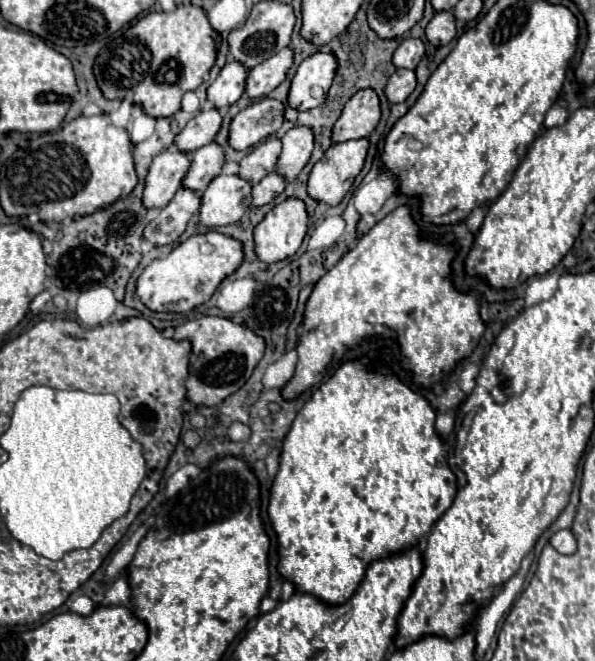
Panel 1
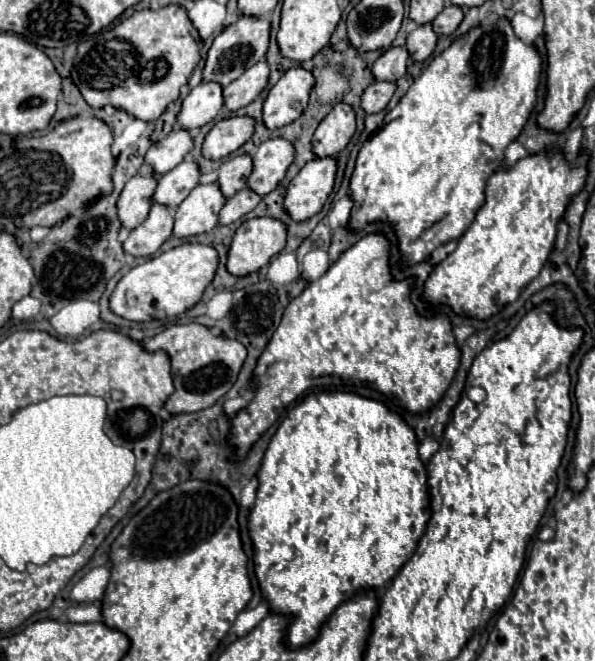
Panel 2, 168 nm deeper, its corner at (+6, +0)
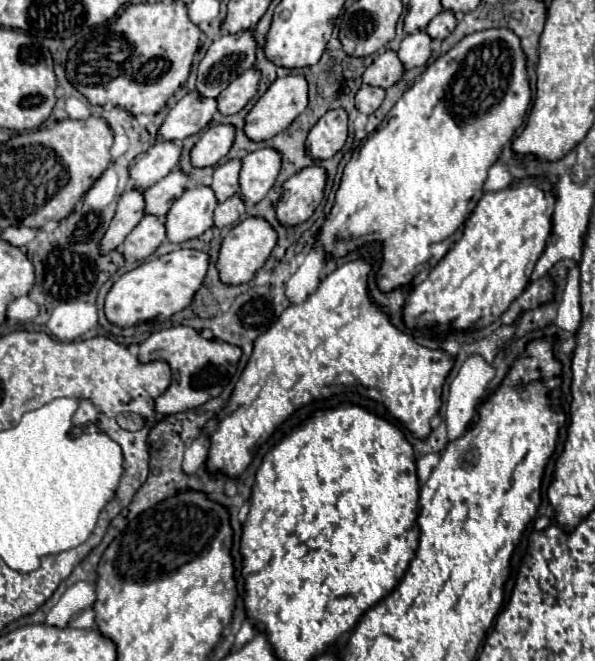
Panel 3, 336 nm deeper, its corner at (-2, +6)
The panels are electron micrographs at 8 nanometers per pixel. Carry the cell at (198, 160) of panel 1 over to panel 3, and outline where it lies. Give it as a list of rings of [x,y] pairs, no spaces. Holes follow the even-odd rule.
[[[181,169],[171,171],[167,177],[157,181],[153,187],[145,189],[145,213],[163,217],[167,215],[167,209],[171,209],[173,201],[183,195],[183,191],[189,185],[189,175]]]

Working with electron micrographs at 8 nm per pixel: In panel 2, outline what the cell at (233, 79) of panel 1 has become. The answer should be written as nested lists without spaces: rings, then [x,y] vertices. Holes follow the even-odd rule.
[[[201,83],[183,99],[181,111],[177,113],[177,123],[185,131],[199,129],[213,121],[223,107],[221,85],[217,83]]]

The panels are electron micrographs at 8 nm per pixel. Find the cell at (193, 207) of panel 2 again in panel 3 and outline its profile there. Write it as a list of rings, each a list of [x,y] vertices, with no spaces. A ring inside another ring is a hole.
[[[189,187],[165,215],[167,239],[183,243],[213,227],[217,197],[211,187]]]

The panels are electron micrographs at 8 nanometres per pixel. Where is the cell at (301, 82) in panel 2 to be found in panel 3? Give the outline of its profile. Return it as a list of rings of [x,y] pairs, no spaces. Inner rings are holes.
[[[287,75],[277,79],[257,101],[251,113],[245,117],[247,137],[251,137],[253,141],[267,141],[275,137],[275,133],[281,133],[283,129],[287,129],[287,125],[291,125],[291,121],[295,121],[307,109],[307,91],[309,91],[309,85],[303,75]]]

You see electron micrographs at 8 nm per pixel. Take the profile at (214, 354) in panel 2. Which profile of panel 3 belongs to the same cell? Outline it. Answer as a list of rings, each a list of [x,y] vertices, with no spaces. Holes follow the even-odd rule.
[[[185,325],[157,331],[149,339],[145,339],[137,349],[141,363],[153,361],[153,359],[165,359],[173,371],[173,381],[169,389],[155,399],[155,409],[157,413],[163,413],[163,415],[181,413],[181,411],[199,407],[213,397],[219,397],[225,385],[235,375],[241,353],[243,353],[241,347],[225,341],[217,341],[217,339],[205,339],[197,329],[185,327]]]

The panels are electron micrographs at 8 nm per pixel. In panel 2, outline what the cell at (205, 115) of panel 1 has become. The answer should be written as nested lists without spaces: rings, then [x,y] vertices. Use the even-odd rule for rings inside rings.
[[[175,127],[167,137],[153,143],[145,153],[145,165],[151,165],[153,175],[161,177],[179,165],[191,151],[193,139],[187,131]]]

